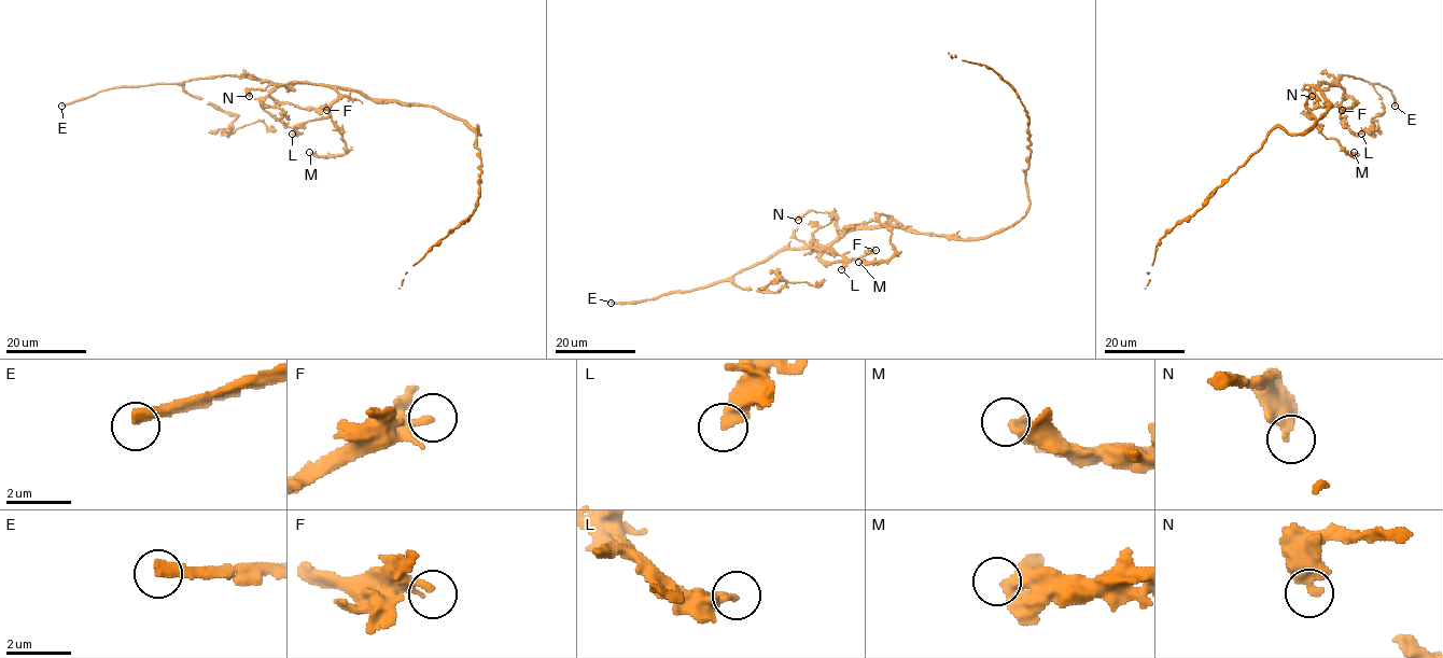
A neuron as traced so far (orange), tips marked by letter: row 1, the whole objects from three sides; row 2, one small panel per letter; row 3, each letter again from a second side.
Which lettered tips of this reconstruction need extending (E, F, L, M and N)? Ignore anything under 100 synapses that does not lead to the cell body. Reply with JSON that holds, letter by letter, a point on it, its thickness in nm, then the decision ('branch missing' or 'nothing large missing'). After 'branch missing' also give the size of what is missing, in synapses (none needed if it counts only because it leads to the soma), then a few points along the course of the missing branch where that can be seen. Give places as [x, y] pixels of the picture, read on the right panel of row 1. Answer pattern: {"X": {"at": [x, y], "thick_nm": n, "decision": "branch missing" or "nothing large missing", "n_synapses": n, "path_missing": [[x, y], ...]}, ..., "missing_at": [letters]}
{"E": {"at": [1395, 106], "thick_nm": 400, "decision": "branch missing", "n_synapses": 450, "path_missing": [[1395, 106], [1344, 112], [1344, 122], [1355, 144], [1360, 168], [1356, 187], [1372, 202]]}, "F": {"at": [1342, 110], "thick_nm": 240, "decision": "nothing large missing"}, "L": {"at": [1361, 134], "thick_nm": 360, "decision": "nothing large missing"}, "M": {"at": [1354, 152], "thick_nm": 440, "decision": "nothing large missing"}, "N": {"at": [1312, 96], "thick_nm": 500, "decision": "nothing large missing"}, "missing_at": ["E"]}

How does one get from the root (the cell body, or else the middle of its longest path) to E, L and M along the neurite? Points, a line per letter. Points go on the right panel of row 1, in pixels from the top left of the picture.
E: (1327, 101), (1318, 87), (1322, 83), (1335, 84), (1343, 75), (1349, 75), (1388, 88), (1395, 106)
L: (1327, 101), (1318, 87), (1322, 83), (1338, 84), (1344, 90), (1340, 109), (1343, 122), (1354, 134), (1361, 134)
M: (1327, 101), (1317, 88), (1306, 103), (1318, 129), (1327, 138), (1333, 138), (1347, 153), (1355, 155), (1354, 152)

